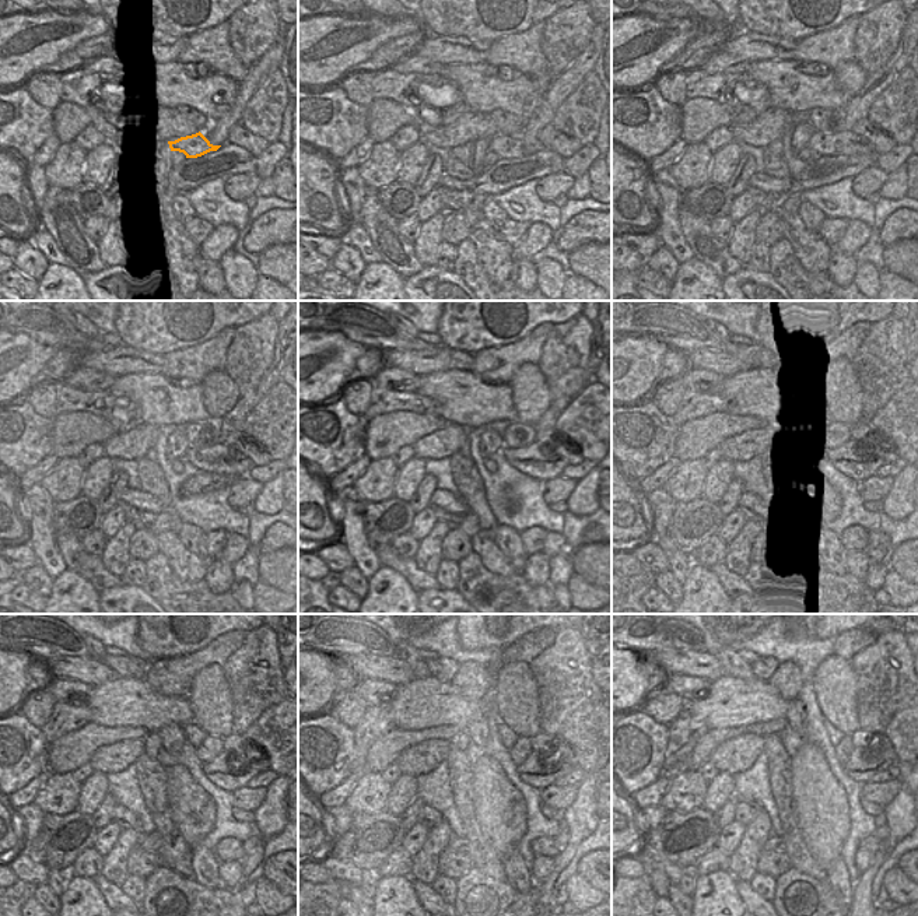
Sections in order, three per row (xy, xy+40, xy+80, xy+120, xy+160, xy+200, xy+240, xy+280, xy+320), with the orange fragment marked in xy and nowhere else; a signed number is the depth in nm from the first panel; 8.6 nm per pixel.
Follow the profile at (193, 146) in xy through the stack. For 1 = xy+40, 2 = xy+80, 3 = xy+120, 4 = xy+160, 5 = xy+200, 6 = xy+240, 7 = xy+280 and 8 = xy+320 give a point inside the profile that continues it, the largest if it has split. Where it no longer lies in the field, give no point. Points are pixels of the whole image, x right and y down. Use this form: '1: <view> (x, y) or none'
1: xy+40 (504, 146)
2: xy+80 (845, 143)
3: xy+120 (217, 459)
4: xy+160 (532, 460)
5: xy+200 (845, 459)
6: xy+240 (216, 771)
7: xy+280 (531, 774)
8: xy+320 (855, 776)

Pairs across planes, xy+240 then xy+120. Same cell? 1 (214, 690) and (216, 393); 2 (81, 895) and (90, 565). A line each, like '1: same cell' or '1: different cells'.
1: same cell
2: different cells

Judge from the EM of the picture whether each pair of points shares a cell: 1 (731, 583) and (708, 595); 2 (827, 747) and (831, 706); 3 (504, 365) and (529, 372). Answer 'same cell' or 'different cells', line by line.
1: different cells
2: different cells
3: different cells

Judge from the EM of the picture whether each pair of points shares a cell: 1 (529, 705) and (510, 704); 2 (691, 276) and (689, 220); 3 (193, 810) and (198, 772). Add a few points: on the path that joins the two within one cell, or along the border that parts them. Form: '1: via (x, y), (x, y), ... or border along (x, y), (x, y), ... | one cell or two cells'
1: via (525, 705), (514, 704) | one cell
2: border along (694, 256), (705, 263), (719, 278) | two cells
3: border along (175, 762), (186, 768), (212, 799), (214, 810) | two cells

